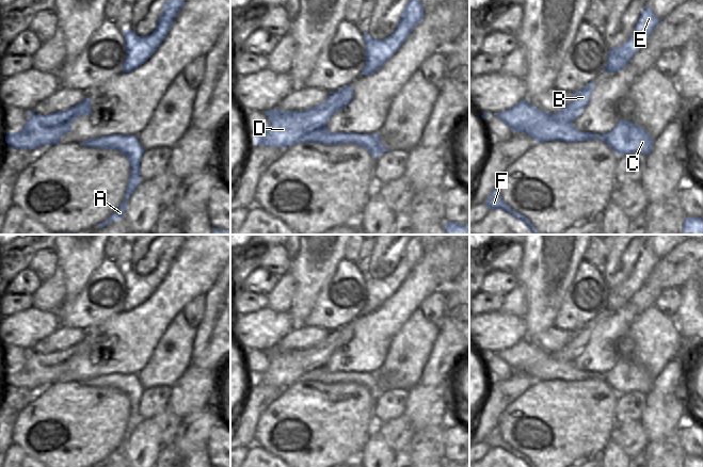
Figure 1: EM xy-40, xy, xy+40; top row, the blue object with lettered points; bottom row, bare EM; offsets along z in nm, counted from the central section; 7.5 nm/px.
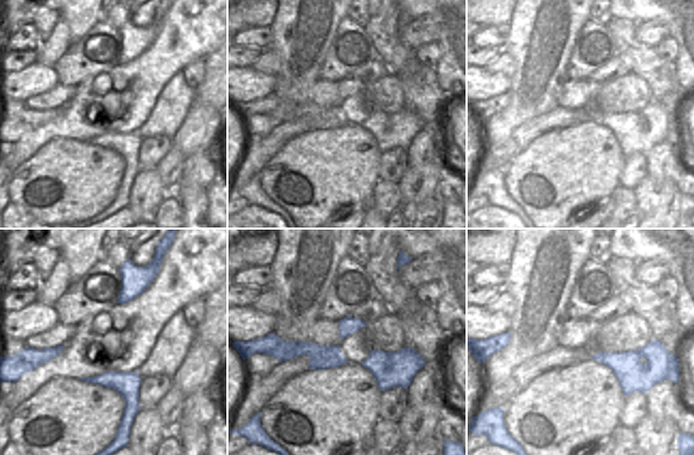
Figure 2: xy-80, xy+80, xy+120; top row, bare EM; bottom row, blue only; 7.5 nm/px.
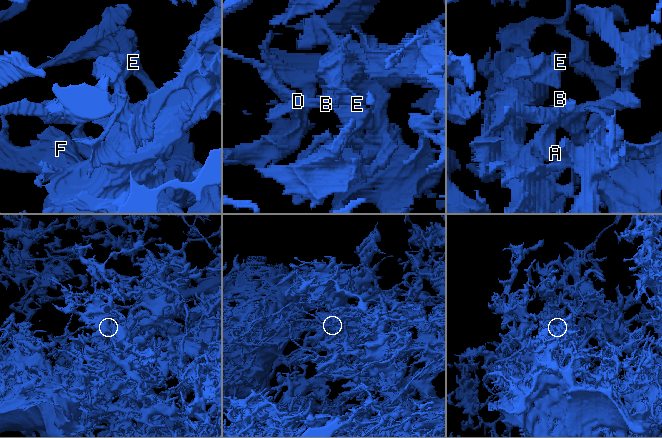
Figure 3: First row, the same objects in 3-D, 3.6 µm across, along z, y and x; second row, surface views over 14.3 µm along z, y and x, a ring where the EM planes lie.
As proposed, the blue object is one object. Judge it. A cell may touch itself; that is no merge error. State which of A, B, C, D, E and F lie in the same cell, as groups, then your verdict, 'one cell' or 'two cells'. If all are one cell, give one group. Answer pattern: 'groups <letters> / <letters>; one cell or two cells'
groups A C E F / B D; two cells

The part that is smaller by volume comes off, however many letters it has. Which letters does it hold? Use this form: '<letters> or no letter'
B, D

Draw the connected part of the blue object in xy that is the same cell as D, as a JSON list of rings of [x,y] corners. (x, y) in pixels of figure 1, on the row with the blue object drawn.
[[[346,85],[336,92],[330,92],[326,100],[311,109],[268,117],[268,129],[262,134],[256,134],[253,143],[265,147],[288,148],[302,143],[305,132],[324,127],[337,111],[349,104],[352,97],[353,88]]]

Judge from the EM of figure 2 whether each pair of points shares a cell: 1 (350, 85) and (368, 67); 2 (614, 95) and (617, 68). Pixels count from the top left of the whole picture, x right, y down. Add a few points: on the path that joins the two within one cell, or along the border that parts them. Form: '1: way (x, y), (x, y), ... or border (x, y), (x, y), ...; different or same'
1: way (355, 81), (364, 72); same
2: border (629, 72), (601, 84), (597, 89); different

